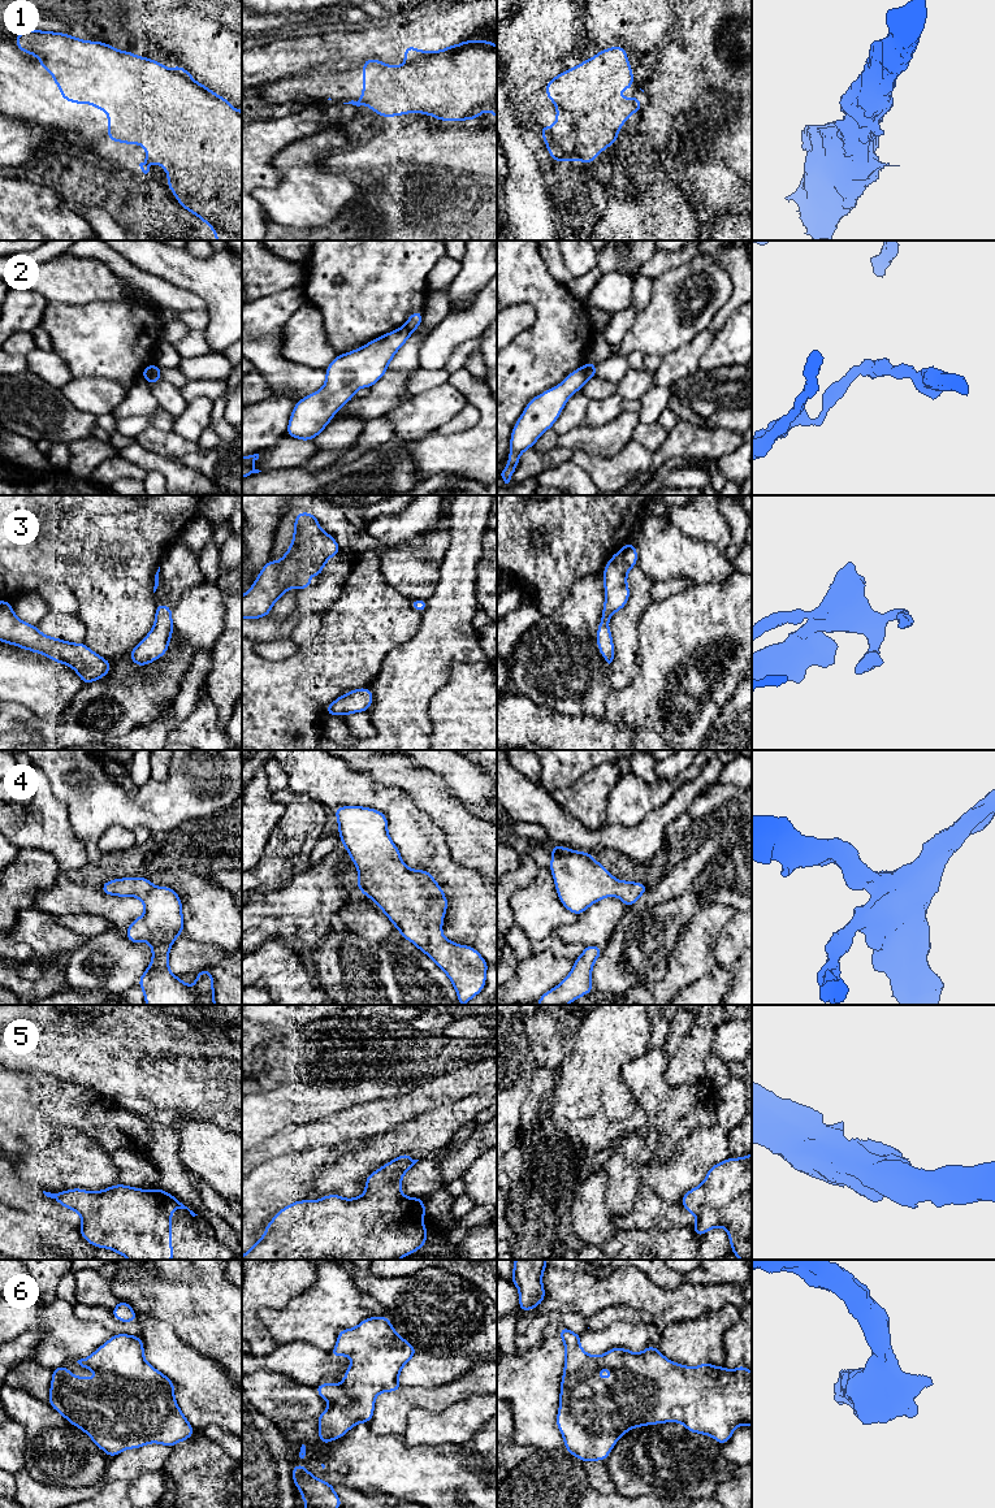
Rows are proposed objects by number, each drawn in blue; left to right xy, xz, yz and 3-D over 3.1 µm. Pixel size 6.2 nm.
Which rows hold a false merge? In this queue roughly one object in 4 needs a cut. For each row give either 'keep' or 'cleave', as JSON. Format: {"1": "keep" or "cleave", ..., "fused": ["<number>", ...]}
{"1": "keep", "2": "cleave", "3": "keep", "4": "keep", "5": "keep", "6": "keep", "fused": ["2"]}

